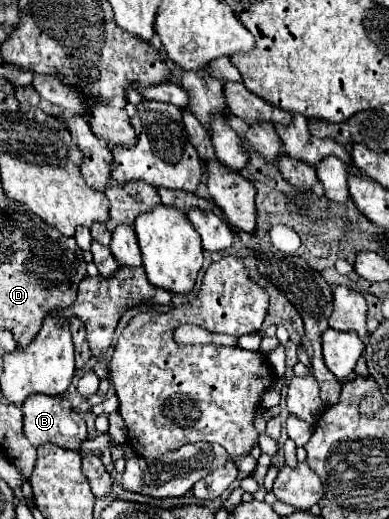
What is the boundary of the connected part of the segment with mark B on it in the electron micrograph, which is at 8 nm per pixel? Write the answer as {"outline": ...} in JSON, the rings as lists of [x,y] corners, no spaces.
{"outline":[[[36,394],[24,400],[22,412],[24,412],[24,434],[34,446],[54,442],[58,446],[78,450],[80,442],[86,440],[86,422],[72,410],[72,404],[62,396],[48,398],[46,394]]]}

